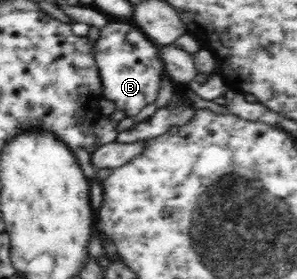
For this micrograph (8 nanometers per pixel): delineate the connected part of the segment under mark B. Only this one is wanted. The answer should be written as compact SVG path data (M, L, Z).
M109 18L95 44L95 60L103 86L103 98L112 100L125 116L136 116L144 106L155 102L162 77L166 75L159 46L132 21Z

